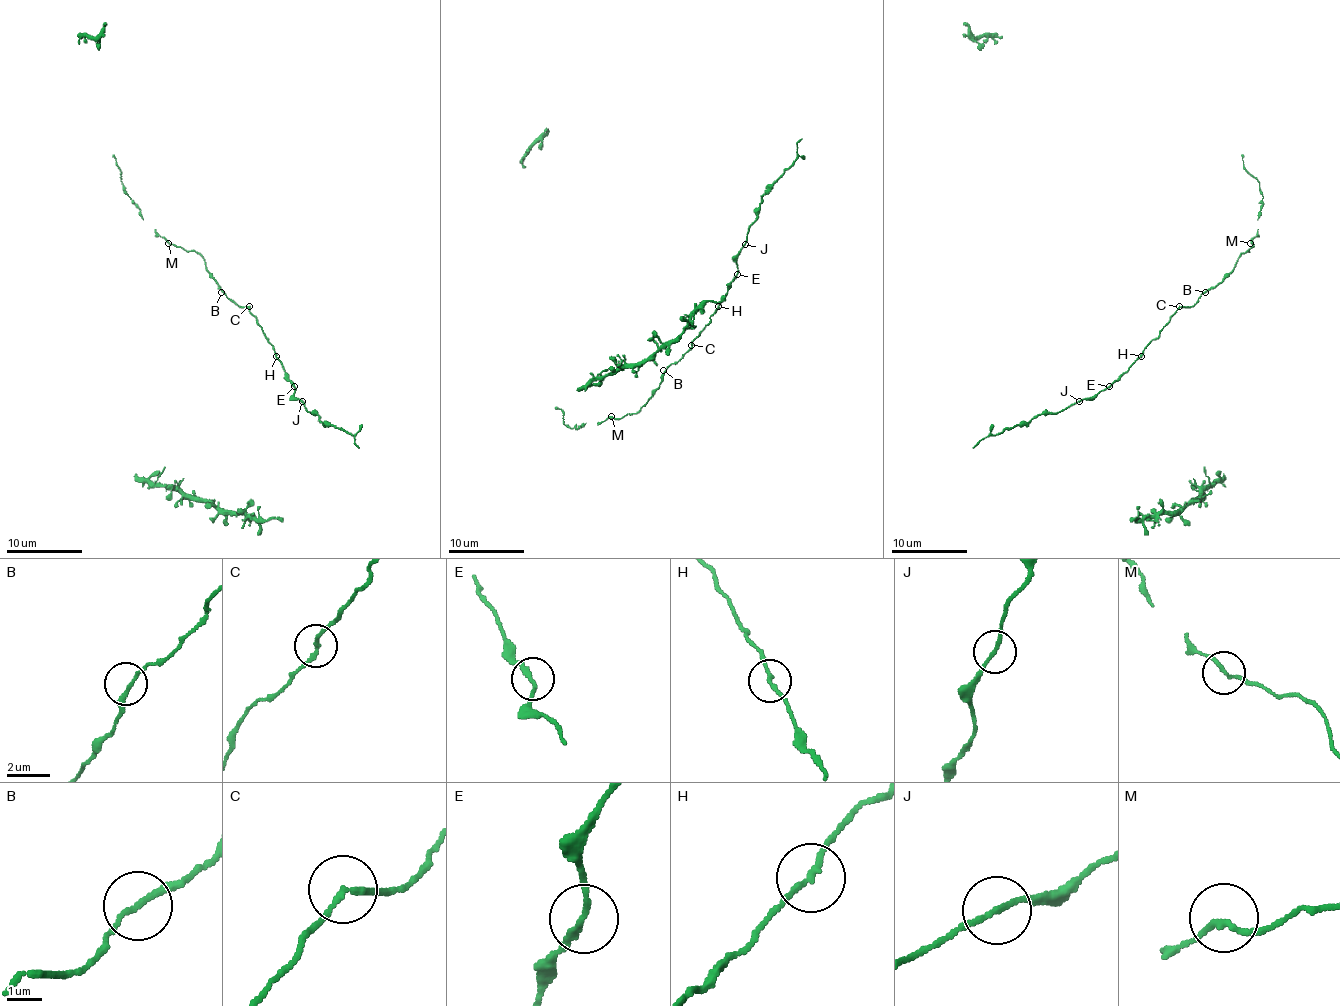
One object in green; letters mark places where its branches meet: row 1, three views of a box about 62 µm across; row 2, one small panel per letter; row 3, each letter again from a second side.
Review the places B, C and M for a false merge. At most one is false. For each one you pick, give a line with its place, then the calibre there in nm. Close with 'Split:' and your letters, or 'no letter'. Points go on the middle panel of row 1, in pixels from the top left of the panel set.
Split: no letter

